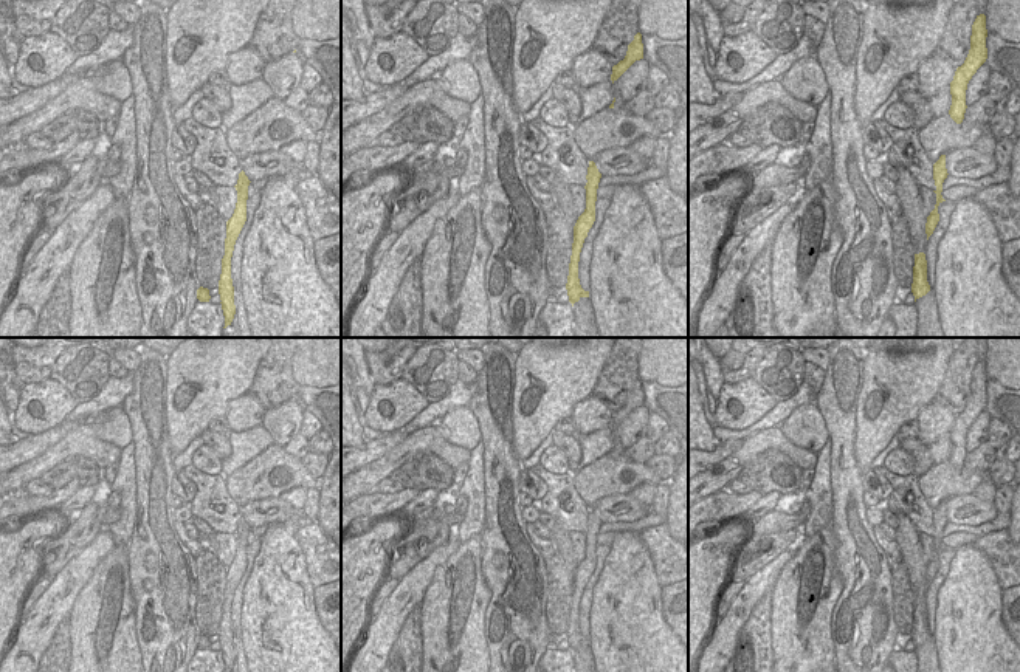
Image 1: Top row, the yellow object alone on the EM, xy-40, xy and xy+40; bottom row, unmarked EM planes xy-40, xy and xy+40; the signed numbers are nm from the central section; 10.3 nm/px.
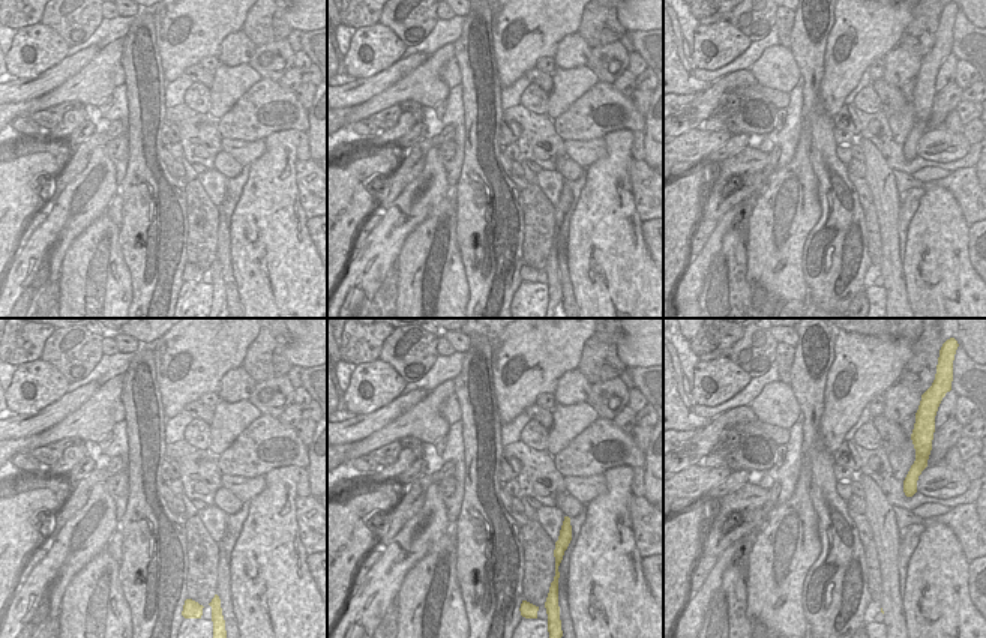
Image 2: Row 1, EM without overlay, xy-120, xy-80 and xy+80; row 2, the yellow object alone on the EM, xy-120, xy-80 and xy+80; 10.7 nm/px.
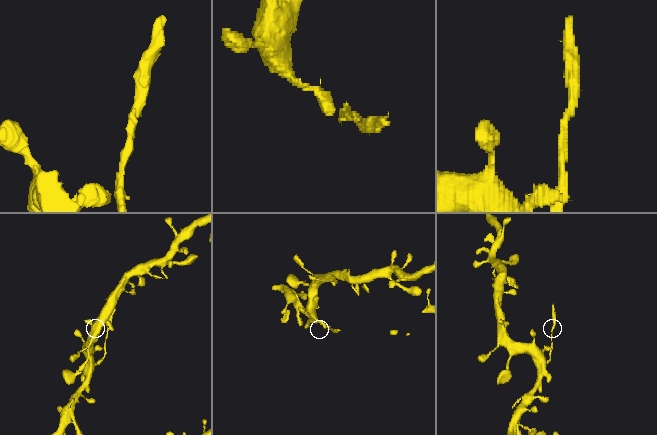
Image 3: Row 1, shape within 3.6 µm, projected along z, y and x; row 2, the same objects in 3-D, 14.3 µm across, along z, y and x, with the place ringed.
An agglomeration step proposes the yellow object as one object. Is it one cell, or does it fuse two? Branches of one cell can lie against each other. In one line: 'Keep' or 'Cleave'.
Cleave.

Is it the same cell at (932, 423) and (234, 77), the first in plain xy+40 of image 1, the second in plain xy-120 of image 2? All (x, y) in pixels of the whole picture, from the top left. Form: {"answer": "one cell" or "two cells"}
{"answer": "two cells"}

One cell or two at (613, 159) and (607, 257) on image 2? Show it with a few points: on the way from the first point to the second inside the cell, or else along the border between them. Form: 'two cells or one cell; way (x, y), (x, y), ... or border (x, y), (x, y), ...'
one cell; way (607, 183), (607, 233)

